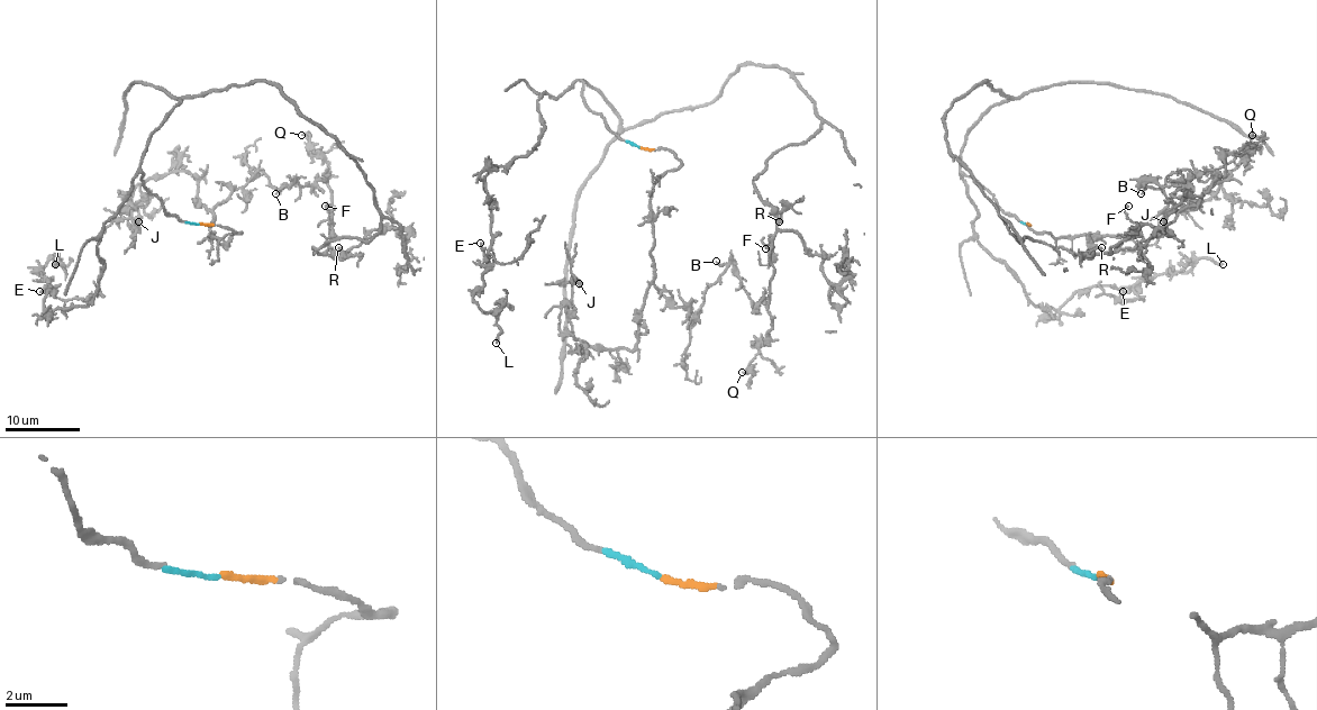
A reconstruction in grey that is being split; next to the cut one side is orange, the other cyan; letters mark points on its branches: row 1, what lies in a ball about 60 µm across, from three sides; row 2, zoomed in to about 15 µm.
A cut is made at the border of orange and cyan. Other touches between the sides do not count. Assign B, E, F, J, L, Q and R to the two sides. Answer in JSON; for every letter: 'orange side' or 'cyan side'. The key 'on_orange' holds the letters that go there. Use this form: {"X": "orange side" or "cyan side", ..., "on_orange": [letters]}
{"B": "orange side", "E": "cyan side", "F": "cyan side", "J": "orange side", "L": "cyan side", "Q": "cyan side", "R": "cyan side", "on_orange": ["B", "J"]}

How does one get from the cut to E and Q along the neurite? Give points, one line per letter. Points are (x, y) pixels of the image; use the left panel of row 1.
E: (199, 224), (166, 212), (137, 175), (103, 226), (96, 296), (39, 318), (51, 285), (39, 291)
Q: (199, 224), (144, 189), (150, 136), (272, 81), (364, 173), (368, 240), (314, 246), (302, 134)

